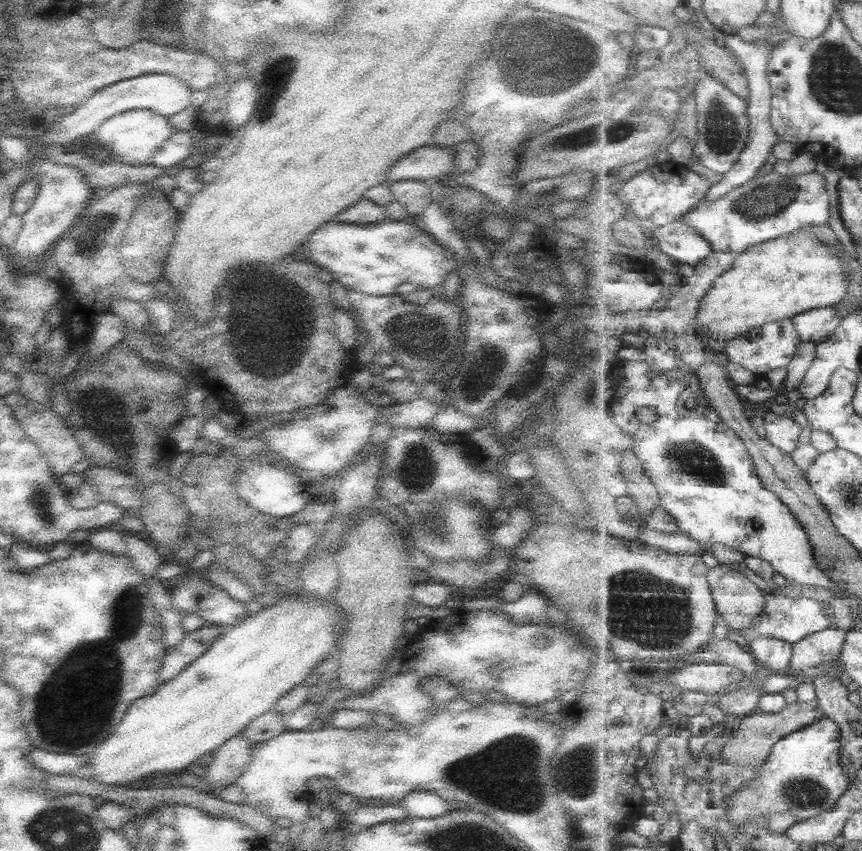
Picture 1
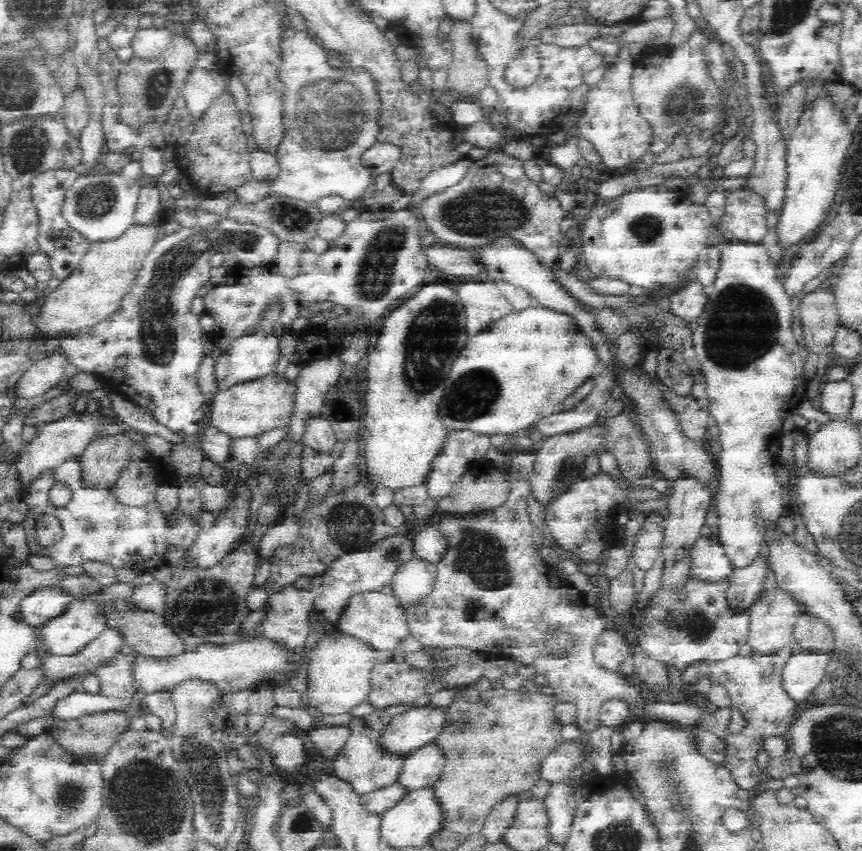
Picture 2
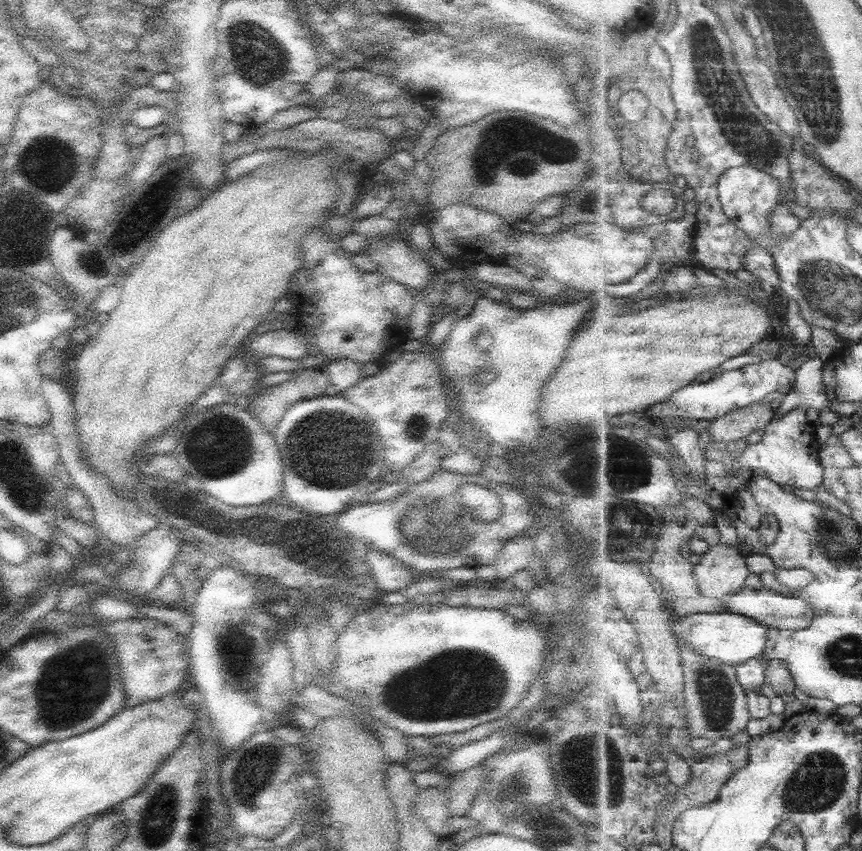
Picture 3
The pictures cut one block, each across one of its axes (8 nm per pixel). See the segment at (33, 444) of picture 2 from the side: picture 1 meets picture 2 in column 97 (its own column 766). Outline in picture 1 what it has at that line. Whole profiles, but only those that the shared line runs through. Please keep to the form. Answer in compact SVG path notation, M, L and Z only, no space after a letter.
M768 412L764 418L767 439L784 452L793 454L803 435L802 426L790 416L780 416L780 414Z

